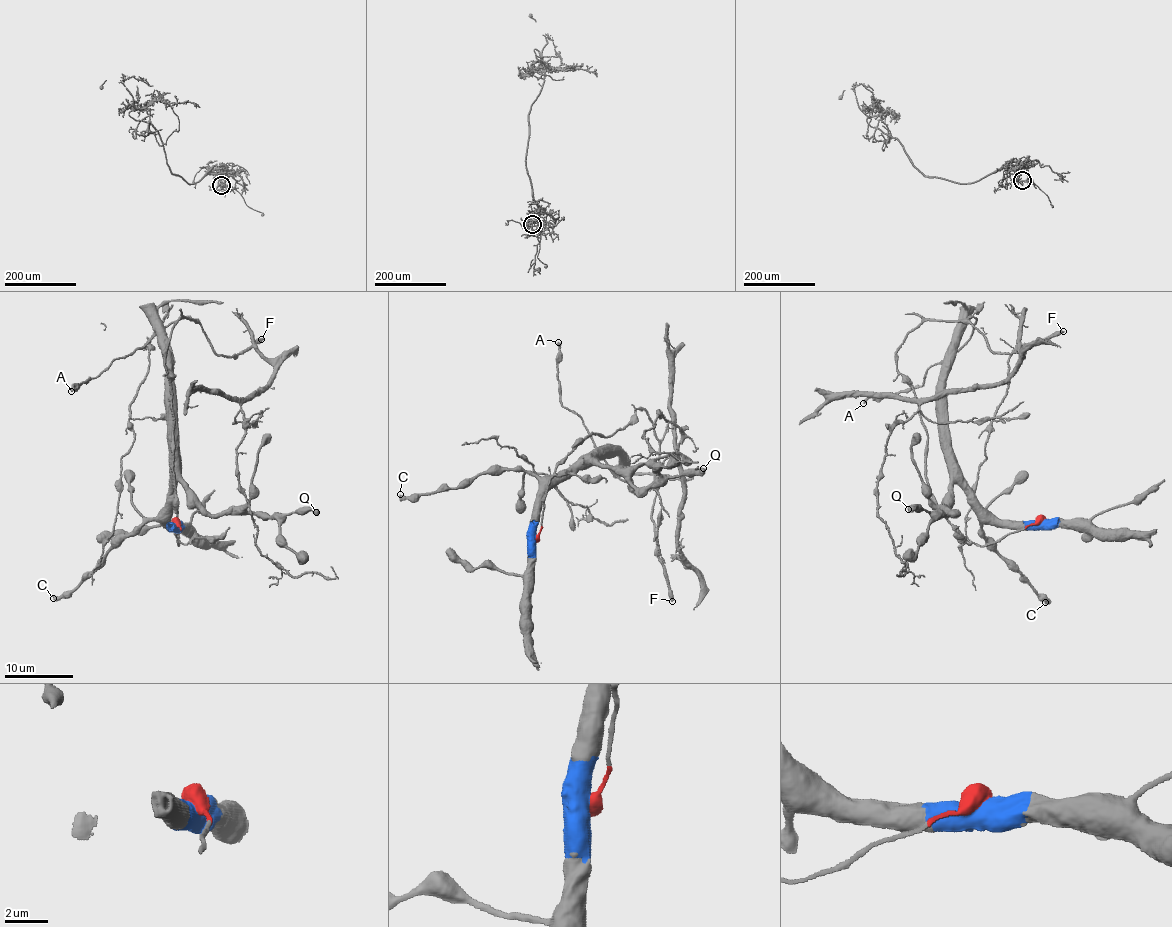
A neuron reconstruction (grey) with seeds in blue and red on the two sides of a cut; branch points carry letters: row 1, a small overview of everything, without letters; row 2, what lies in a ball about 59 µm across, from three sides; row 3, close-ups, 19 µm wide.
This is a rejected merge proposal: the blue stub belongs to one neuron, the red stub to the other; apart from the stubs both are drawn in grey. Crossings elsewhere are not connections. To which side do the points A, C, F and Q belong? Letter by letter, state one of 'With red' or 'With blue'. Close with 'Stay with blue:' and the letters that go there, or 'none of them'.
A: With red
C: With blue
F: With red
Q: With blue
Stay with blue: C, Q

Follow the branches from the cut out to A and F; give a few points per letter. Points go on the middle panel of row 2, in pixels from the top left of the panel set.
A: (535, 539), (549, 478), (635, 409), (653, 425), (659, 480), (635, 489), (611, 471), (561, 403), (558, 341)
F: (535, 539), (557, 465), (591, 433), (609, 437), (644, 410), (659, 444), (652, 520), (672, 601)

